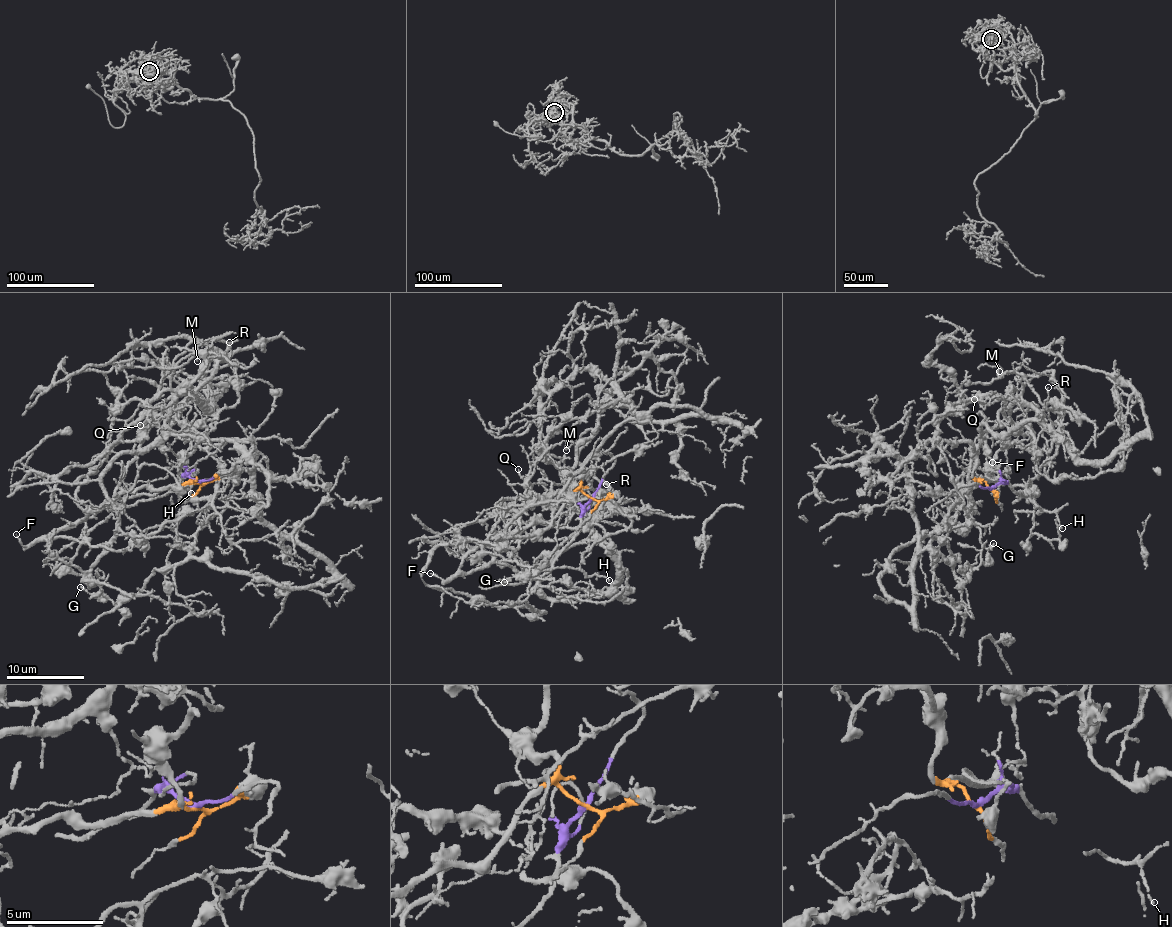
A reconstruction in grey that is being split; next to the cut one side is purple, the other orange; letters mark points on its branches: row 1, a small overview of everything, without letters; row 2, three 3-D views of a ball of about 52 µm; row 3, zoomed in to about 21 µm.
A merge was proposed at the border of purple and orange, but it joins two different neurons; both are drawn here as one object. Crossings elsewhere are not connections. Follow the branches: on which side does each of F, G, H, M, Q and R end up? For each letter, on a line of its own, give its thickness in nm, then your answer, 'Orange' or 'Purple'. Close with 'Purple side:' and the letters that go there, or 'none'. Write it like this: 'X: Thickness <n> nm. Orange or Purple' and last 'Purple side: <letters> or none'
F: Thickness 120 nm. Orange
G: Thickness 130 nm. Orange
H: Thickness 120 nm. Purple
M: Thickness 100 nm. Purple
Q: Thickness 110 nm. Orange
R: Thickness 100 nm. Purple
Purple side: H, M, R

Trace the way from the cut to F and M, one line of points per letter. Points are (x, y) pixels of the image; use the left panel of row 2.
F: (197, 482), (121, 492), (78, 521), (37, 537), (27, 545), (22, 545), (16, 535)
M: (197, 482), (174, 466), (162, 437), (189, 393), (228, 362), (206, 351), (217, 356), (197, 361)

